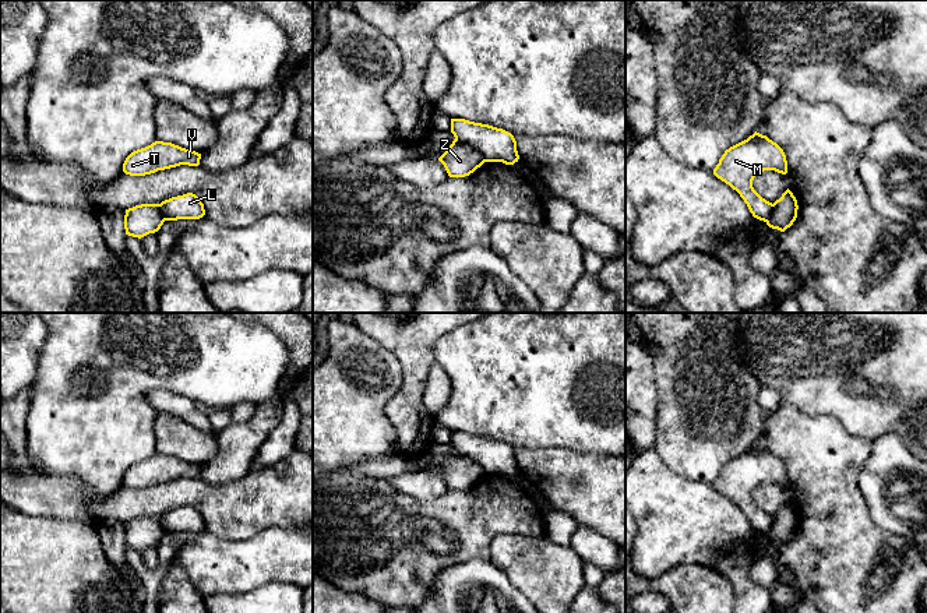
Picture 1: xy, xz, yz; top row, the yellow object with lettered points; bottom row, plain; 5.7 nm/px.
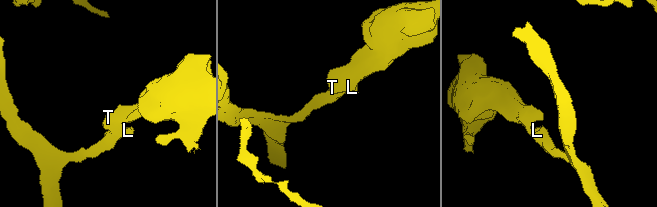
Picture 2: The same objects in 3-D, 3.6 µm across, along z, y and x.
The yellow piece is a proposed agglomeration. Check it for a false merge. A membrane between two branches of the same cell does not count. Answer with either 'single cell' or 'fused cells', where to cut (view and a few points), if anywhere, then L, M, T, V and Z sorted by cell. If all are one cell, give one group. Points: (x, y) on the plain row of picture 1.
fused cells; cut xz (455, 450), (476, 461), (486, 474); groups L M T V / Z

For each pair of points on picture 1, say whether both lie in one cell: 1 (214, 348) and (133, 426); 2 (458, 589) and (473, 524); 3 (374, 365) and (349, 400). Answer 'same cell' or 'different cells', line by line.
1: same cell
2: different cells
3: same cell

